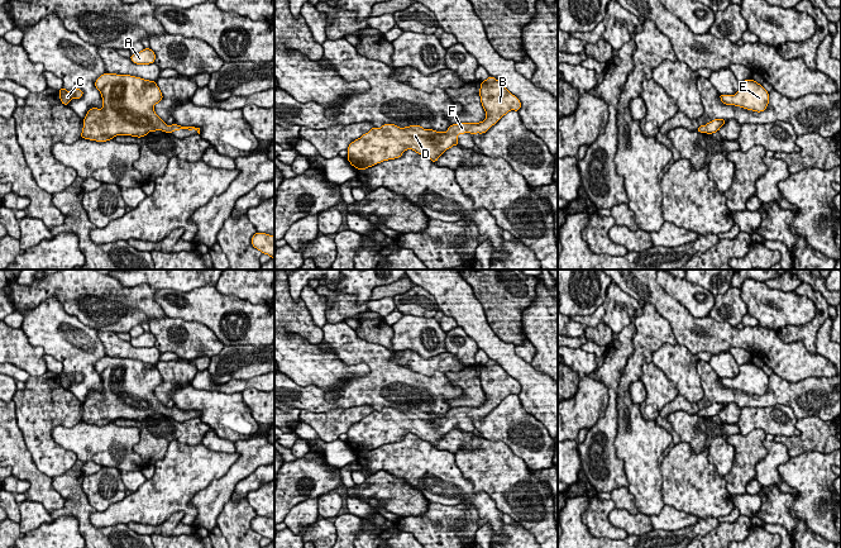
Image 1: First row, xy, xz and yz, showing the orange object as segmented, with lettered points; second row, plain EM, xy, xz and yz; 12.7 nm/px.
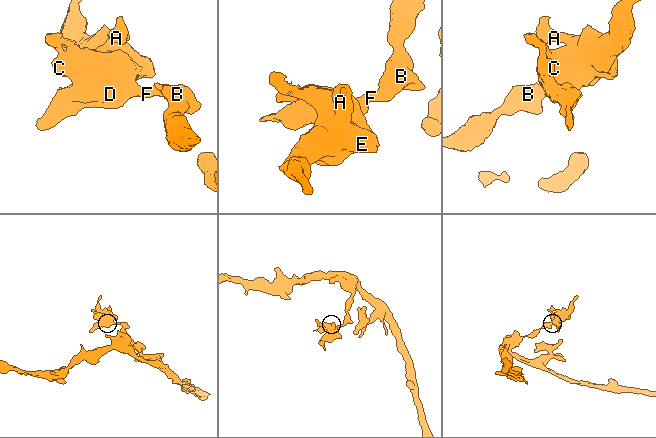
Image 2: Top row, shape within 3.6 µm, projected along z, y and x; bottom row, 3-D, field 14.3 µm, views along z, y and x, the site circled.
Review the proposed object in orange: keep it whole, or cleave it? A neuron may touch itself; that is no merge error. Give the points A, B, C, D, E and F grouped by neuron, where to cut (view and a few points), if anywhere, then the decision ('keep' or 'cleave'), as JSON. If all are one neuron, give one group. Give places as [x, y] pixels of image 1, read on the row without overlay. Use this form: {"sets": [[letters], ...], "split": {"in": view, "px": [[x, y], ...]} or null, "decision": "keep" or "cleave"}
{"sets": [["A", "B", "C", "D", "E", "F"]], "split": null, "decision": "keep"}

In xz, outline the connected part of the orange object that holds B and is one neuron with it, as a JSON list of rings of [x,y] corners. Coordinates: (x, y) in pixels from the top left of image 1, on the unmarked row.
[[[492,359],[481,366],[479,380],[486,395],[483,405],[453,408],[446,415],[424,413],[420,409],[373,410],[349,428],[347,442],[355,452],[365,453],[383,444],[400,442],[405,434],[412,433],[435,447],[446,433],[458,429],[459,418],[483,418],[508,395],[519,395],[521,391],[521,385]]]

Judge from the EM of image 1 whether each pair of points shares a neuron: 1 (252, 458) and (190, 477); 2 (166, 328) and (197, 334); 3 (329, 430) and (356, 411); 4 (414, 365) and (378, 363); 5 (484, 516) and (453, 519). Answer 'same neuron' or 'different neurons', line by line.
1: different neurons
2: same neuron
3: same neuron
4: different neurons
5: different neurons

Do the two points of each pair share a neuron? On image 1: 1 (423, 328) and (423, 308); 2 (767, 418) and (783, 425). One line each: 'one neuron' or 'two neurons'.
1: two neurons
2: one neuron

